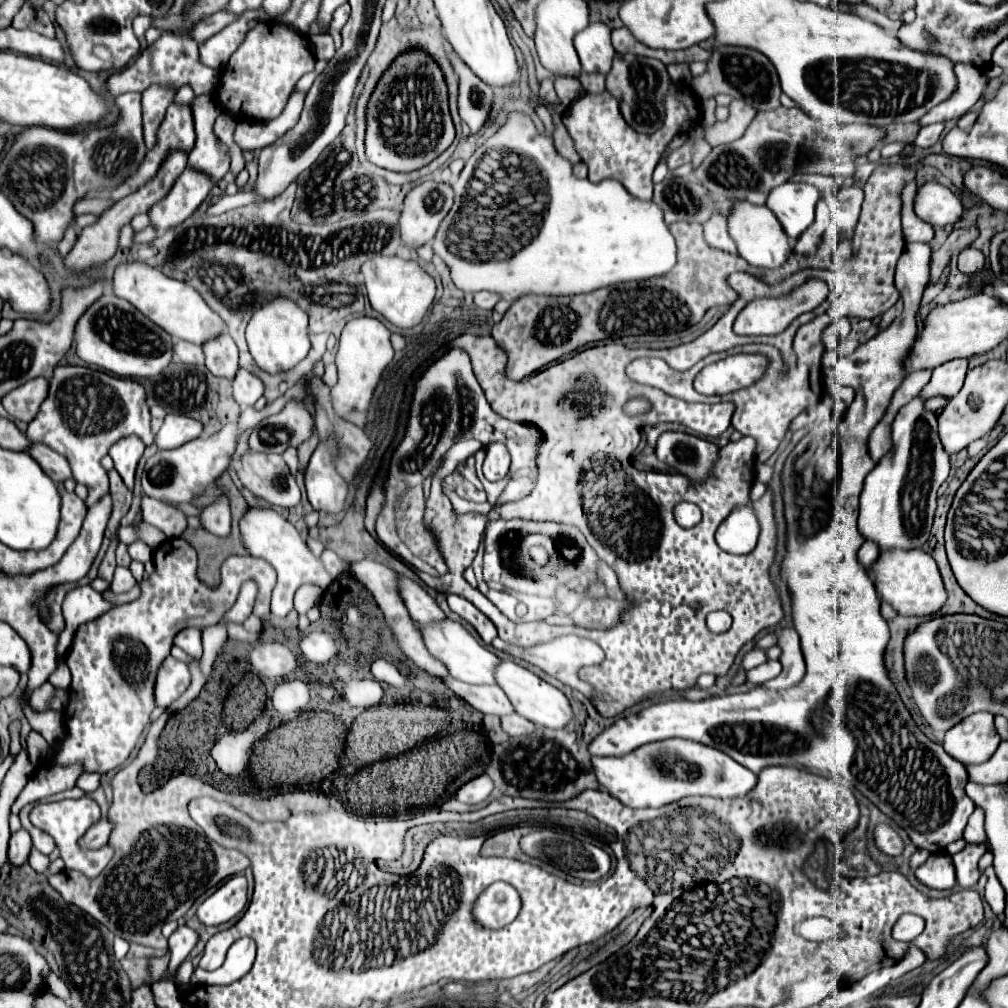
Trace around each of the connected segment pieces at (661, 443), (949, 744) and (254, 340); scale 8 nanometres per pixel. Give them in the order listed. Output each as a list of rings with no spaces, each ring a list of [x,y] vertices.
[[[664,432],[656,444],[656,456],[674,472],[690,478],[692,484],[702,484],[712,476],[718,446],[684,432]]]
[[[976,712],[952,726],[944,736],[944,750],[962,764],[982,764],[998,748],[1000,736],[990,712]]]
[[[272,300],[266,308],[260,308],[256,316],[248,322],[246,340],[252,358],[256,360],[258,368],[266,374],[280,374],[292,370],[298,362],[302,362],[310,350],[308,340],[308,314],[300,310],[292,300]]]

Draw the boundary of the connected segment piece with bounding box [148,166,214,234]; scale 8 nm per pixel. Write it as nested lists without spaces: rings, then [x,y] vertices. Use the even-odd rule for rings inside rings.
[[[186,166],[170,192],[148,210],[150,224],[158,234],[182,224],[206,200],[212,188],[212,176]]]

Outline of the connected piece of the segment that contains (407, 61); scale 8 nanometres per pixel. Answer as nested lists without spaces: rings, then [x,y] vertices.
[[[422,48],[398,54],[382,72],[366,106],[366,158],[386,170],[412,172],[438,158],[452,144],[454,136],[448,86],[440,64]]]

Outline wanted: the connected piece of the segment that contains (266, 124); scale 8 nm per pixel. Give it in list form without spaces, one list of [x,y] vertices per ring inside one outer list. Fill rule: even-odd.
[[[292,92],[288,100],[288,108],[278,118],[260,122],[238,122],[233,136],[235,143],[240,146],[240,150],[256,150],[272,144],[296,124],[302,112],[302,102],[304,102],[304,94]]]

